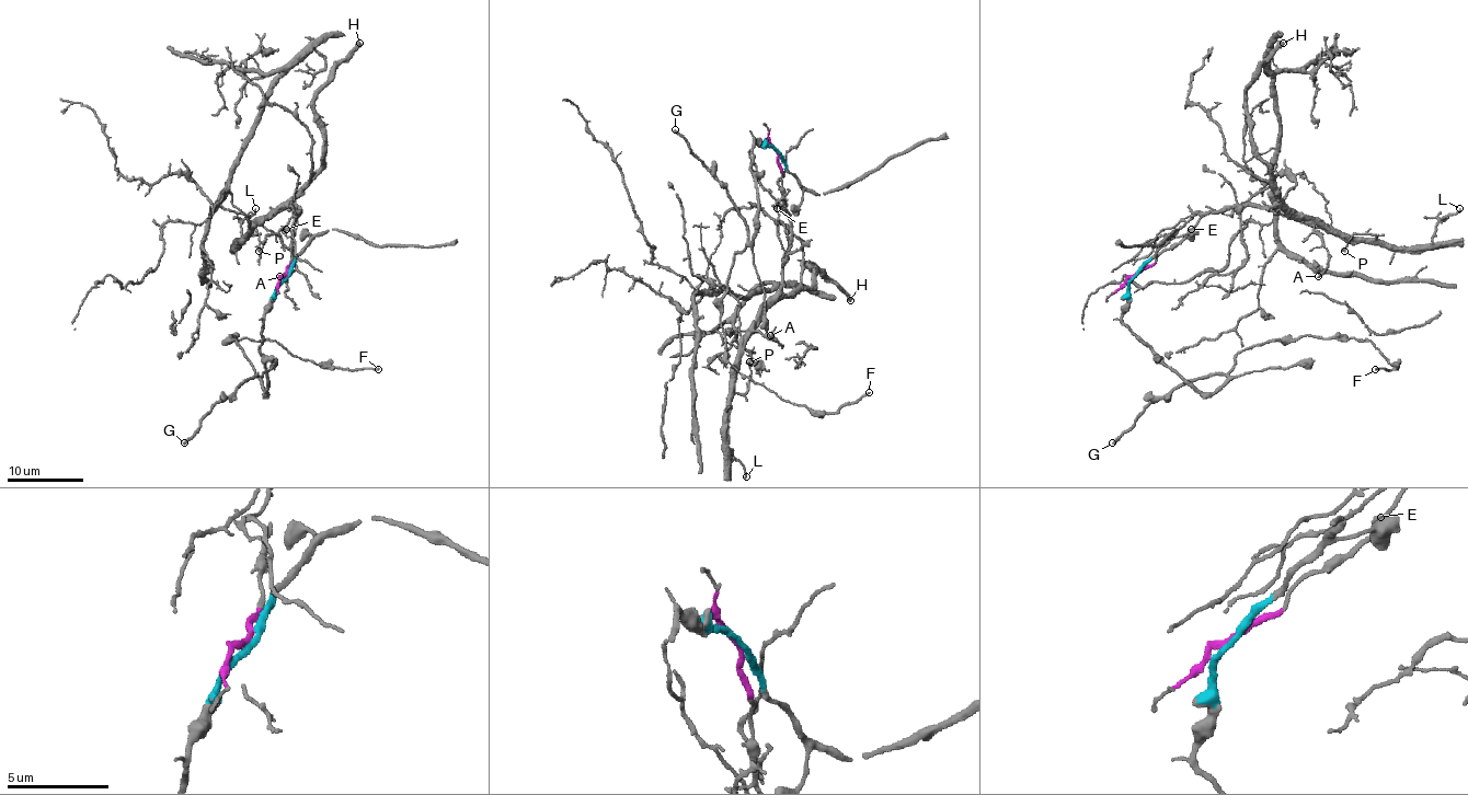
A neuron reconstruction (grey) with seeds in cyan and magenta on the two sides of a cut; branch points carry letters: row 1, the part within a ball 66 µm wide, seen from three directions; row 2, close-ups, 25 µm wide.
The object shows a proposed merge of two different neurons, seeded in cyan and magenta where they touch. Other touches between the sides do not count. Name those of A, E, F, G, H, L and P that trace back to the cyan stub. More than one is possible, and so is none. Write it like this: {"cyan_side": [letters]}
{"cyan_side": ["F", "G"]}

